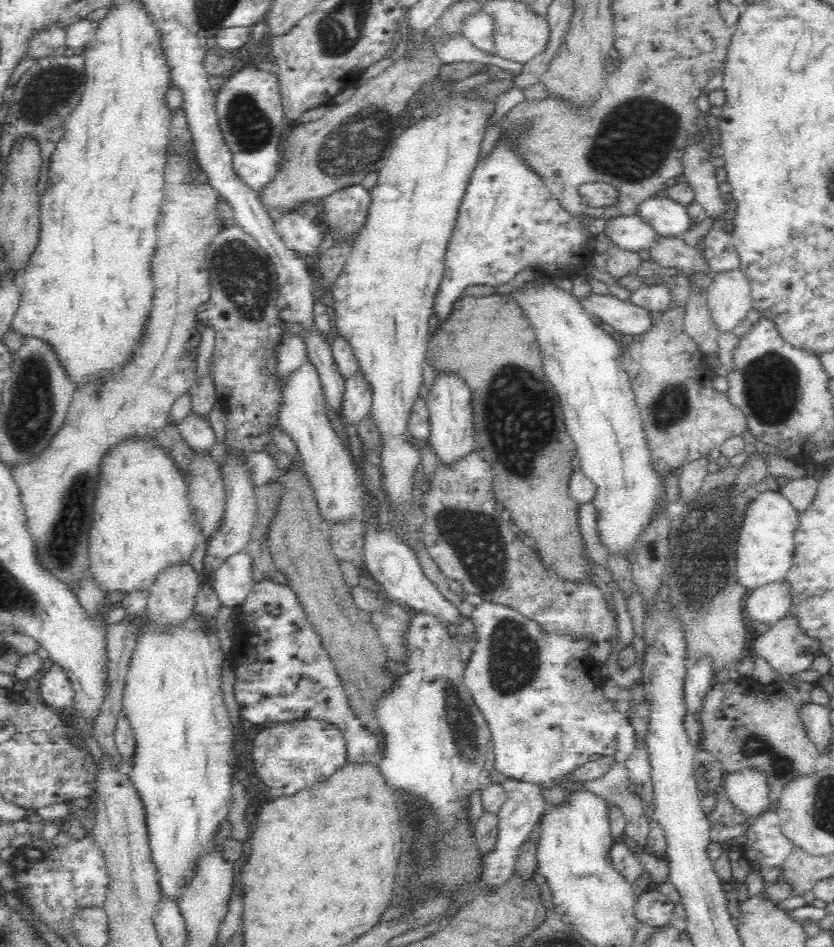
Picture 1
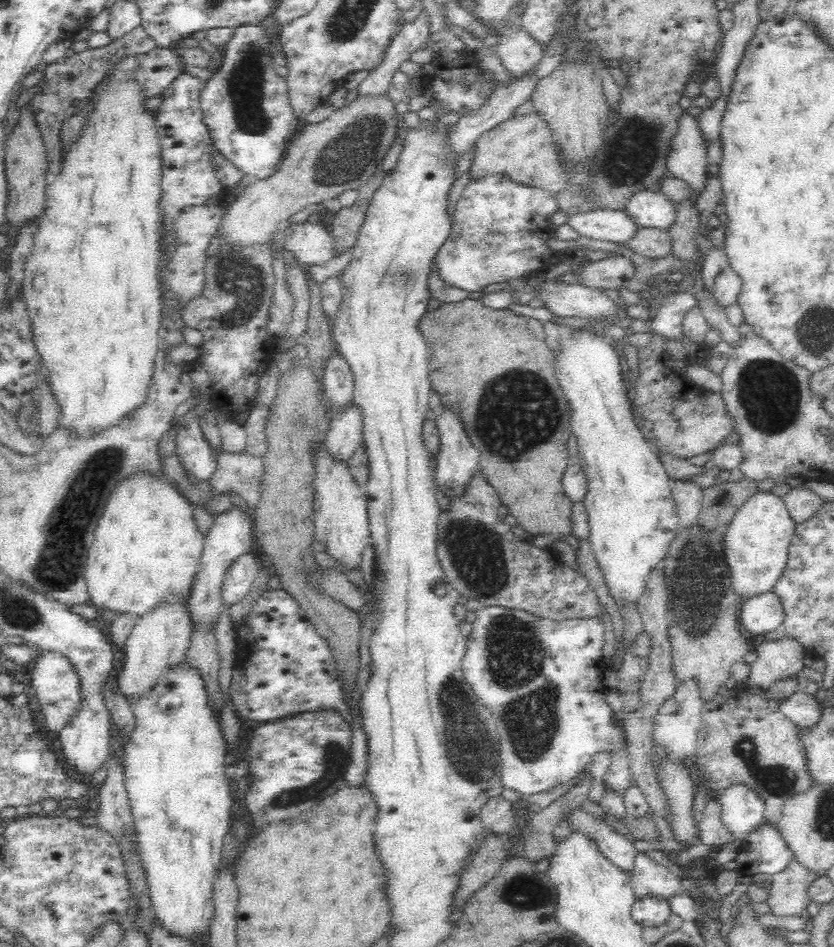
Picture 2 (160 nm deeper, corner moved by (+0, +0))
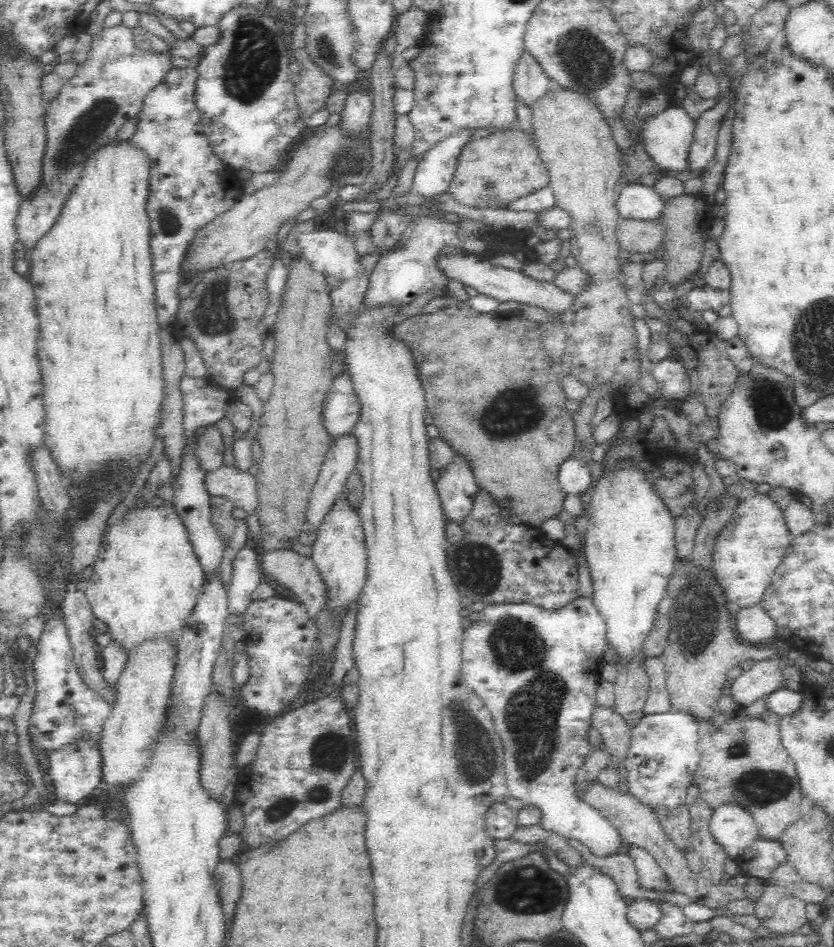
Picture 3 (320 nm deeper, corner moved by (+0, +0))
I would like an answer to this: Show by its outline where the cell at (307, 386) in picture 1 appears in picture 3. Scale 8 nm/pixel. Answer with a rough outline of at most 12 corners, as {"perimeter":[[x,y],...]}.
{"perimeter":[[340,491],[321,518],[312,560],[326,605],[348,608],[367,577],[358,506]]}

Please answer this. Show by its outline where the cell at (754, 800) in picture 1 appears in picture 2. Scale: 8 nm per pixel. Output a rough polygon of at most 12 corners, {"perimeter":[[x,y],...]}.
{"perimeter":[[746,783],[724,787],[716,798],[733,839],[766,822],[765,802]]}

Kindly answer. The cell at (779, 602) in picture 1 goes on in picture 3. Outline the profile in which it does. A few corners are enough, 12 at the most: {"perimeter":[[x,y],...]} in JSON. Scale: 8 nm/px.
{"perimeter":[[760,603],[740,607],[734,628],[749,644],[777,637],[776,622]]}

